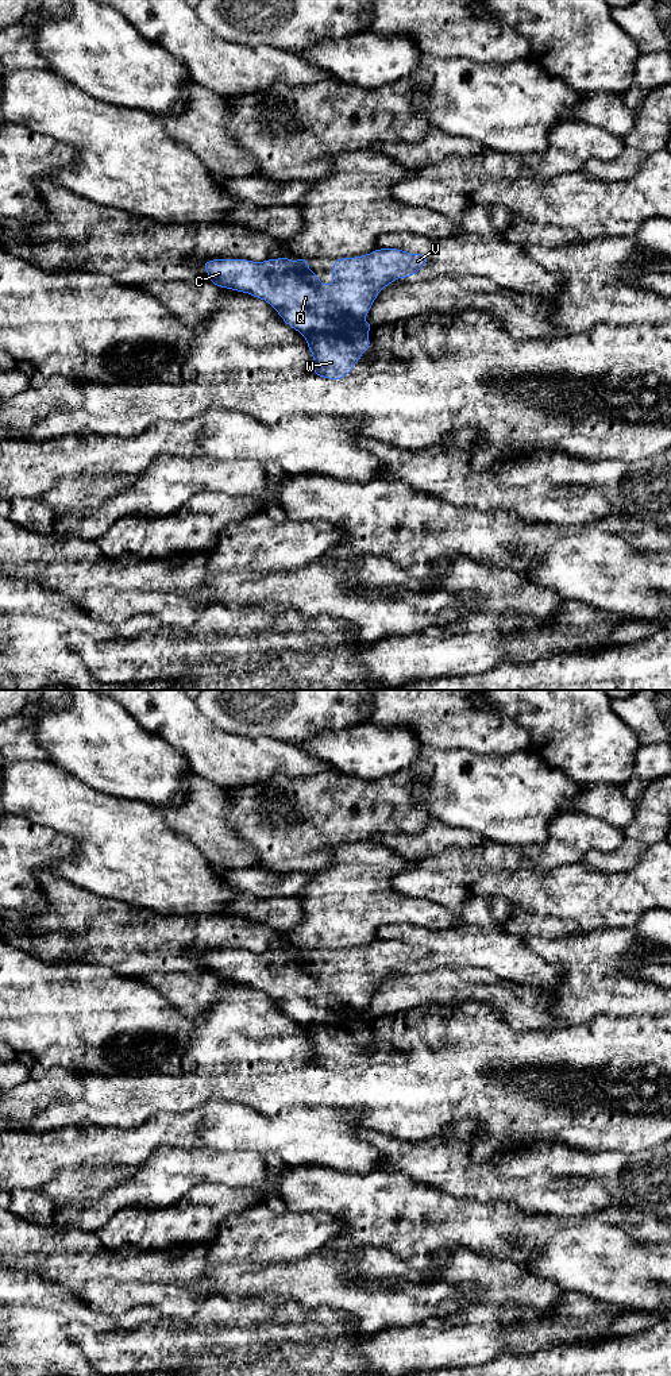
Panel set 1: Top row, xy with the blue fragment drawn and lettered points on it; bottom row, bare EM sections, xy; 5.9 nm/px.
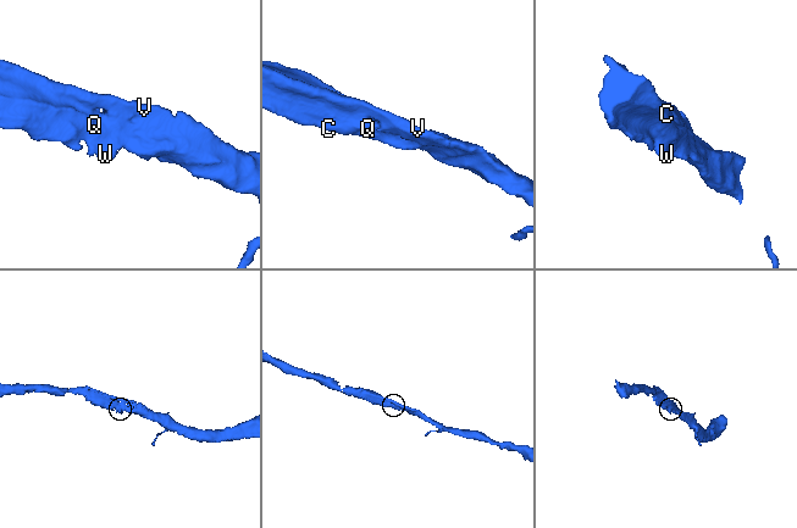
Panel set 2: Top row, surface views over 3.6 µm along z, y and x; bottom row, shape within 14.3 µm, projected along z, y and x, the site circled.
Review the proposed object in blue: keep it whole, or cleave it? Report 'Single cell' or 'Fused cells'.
Fused cells

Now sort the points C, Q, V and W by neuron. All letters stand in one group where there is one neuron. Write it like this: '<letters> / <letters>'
C Q V / W

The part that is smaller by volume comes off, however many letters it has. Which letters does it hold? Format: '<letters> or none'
W

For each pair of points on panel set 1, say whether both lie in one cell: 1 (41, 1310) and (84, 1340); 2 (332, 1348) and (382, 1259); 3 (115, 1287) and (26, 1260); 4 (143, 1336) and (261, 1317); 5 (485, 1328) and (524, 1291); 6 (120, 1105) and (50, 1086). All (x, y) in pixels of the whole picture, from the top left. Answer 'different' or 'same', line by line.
1: different
2: different
3: same
4: same
5: different
6: different

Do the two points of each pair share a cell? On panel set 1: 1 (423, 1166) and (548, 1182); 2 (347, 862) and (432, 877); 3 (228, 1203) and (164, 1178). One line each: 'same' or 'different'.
1: same
2: different
3: different

